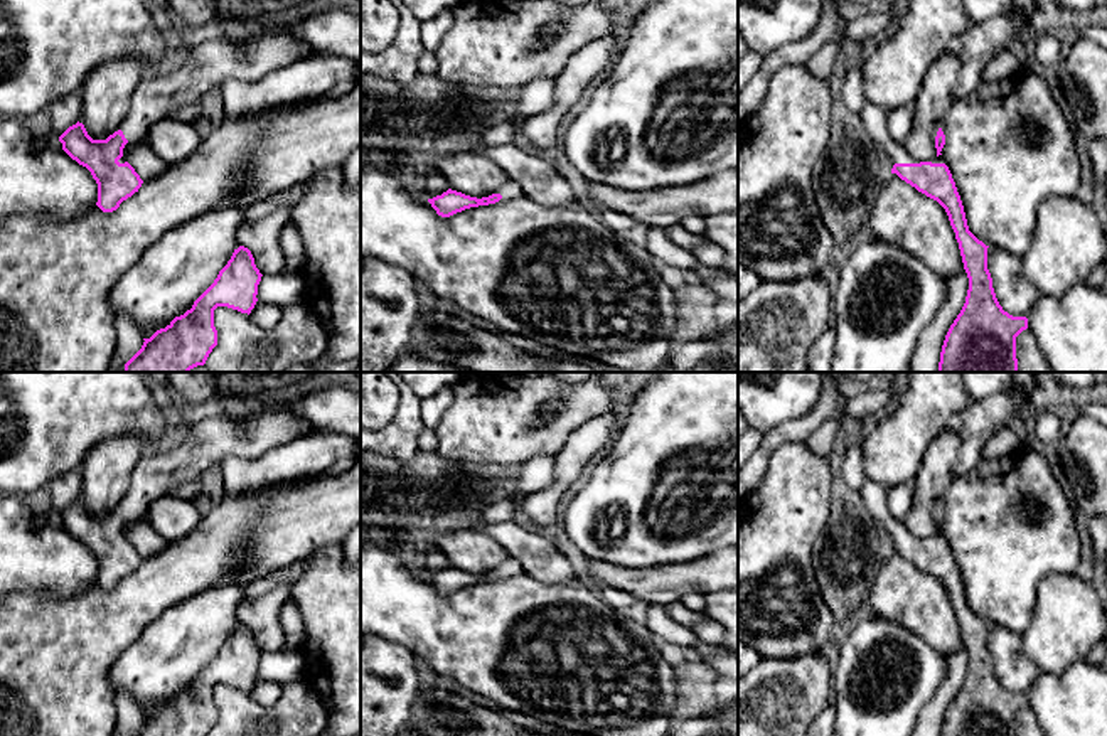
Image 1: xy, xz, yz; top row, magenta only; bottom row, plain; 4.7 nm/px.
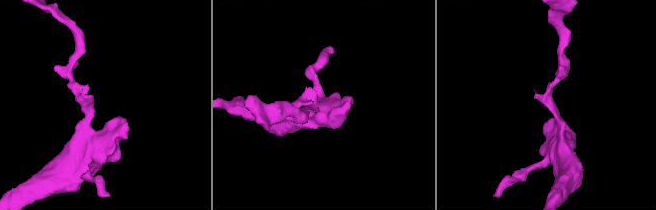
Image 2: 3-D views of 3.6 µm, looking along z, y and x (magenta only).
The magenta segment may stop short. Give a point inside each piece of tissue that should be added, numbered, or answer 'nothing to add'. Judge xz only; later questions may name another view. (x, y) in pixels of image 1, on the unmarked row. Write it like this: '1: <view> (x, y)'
1: xz (511, 566)

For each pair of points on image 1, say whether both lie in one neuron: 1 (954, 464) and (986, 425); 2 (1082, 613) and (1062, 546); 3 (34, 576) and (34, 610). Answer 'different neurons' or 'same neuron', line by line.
1: same neuron
2: different neurons
3: different neurons

